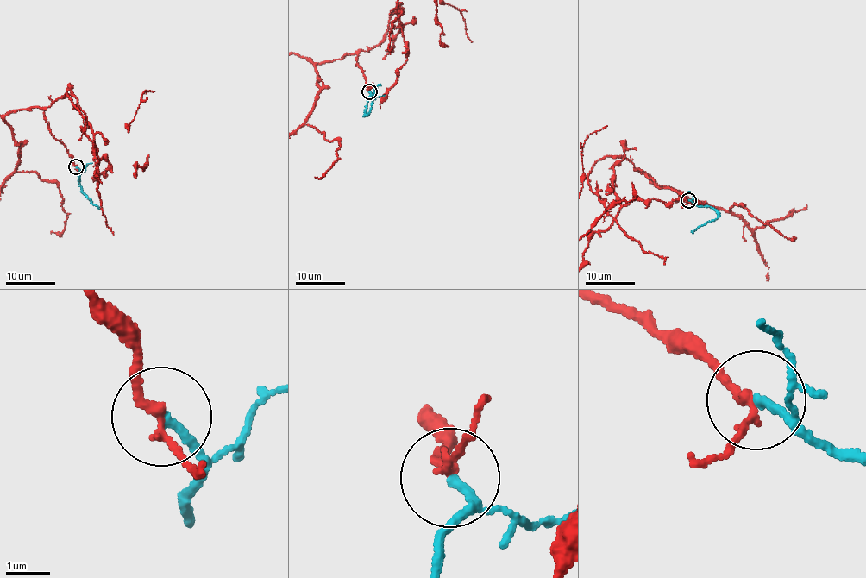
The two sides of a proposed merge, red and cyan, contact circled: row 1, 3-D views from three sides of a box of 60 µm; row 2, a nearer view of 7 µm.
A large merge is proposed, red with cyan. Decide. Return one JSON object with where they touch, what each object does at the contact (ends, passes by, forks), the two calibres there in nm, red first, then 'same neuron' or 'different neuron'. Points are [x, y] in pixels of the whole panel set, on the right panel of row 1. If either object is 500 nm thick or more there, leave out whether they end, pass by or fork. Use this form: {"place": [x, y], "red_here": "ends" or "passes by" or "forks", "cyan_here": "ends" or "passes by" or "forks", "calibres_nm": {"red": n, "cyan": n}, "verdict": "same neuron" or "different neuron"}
{"place": [688, 200], "red_here": "passes by", "cyan_here": "ends", "calibres_nm": {"red": 170, "cyan": 180}, "verdict": "same neuron"}

